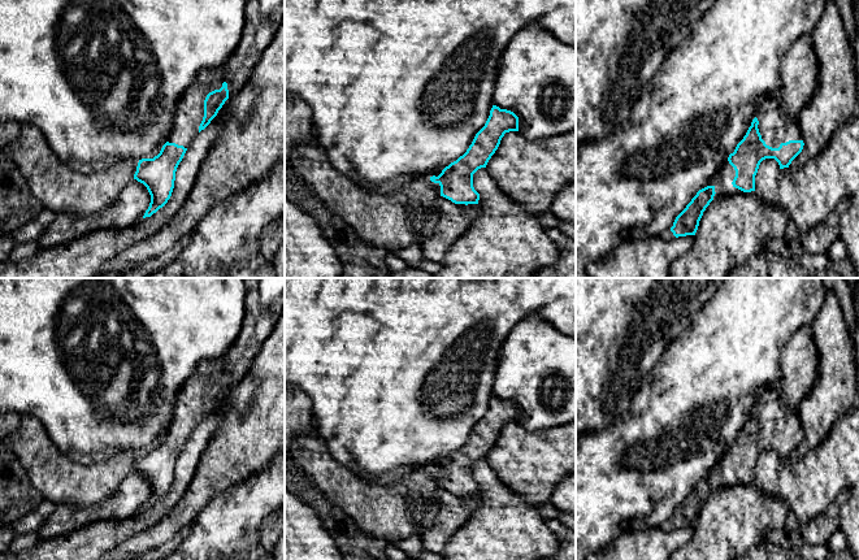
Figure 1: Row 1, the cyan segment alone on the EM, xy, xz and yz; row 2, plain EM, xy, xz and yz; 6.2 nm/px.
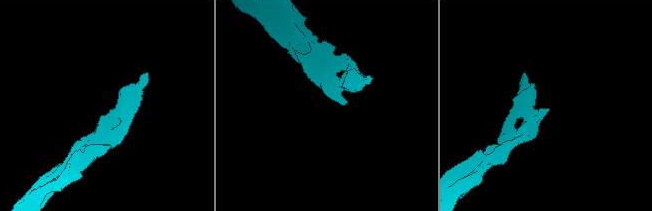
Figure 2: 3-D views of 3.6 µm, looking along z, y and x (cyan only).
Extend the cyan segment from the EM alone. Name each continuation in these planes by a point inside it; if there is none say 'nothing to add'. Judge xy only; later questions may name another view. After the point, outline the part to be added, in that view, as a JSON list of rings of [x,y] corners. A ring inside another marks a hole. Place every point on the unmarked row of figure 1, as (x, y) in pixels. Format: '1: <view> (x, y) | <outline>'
1: xy (260, 320) | [[[246,278],[246,288],[246,316],[238,338],[221,357],[200,361],[196,372],[183,383],[177,395],[169,434],[188,439],[199,425],[207,386],[220,381],[224,373],[227,374],[229,388],[238,383],[272,334],[285,307],[285,295],[263,305],[259,299],[259,278]]]

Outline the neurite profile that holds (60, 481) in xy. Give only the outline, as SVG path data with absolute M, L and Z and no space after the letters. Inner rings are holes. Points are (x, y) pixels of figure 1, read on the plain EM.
M27 414L22 416L19 427L9 434L6 443L44 500L74 509L112 496L134 470L139 453L126 450L100 464L79 465L62 455L44 426Z

